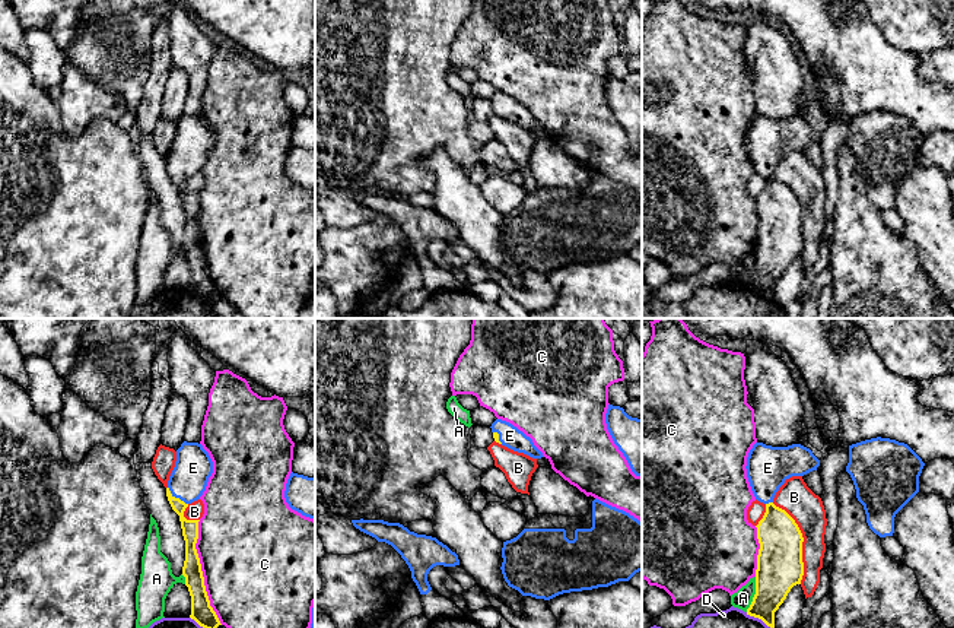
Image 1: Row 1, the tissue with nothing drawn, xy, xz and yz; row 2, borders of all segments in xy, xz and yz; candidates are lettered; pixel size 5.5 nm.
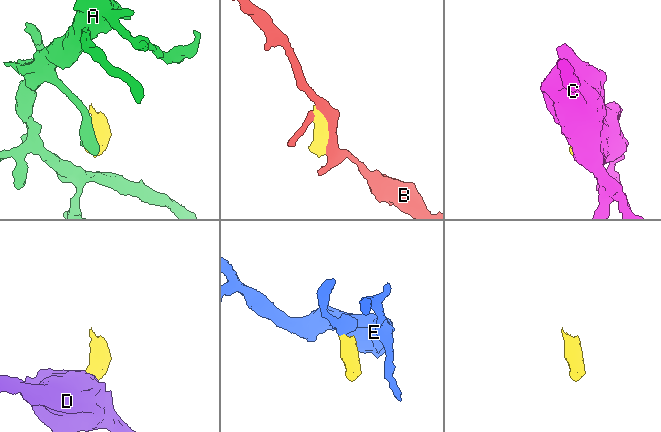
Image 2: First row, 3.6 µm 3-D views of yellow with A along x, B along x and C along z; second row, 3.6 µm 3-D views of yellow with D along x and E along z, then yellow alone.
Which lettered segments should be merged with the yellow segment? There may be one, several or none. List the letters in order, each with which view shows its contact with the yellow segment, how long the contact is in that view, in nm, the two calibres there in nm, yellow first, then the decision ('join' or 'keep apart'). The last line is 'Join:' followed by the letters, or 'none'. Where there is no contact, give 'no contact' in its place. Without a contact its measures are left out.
A: yz | 200 nm | 260/100 nm | keep apart
B: yz | 480 nm | 260/180 nm | keep apart
C: xy | 600 nm | 120/500 nm | keep apart
D: yz | 180 nm | 220/380 nm | keep apart
E: xy | 150 nm | 100/200 nm | join
Join: E

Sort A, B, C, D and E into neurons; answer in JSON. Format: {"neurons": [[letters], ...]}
{"neurons": [["A"], ["B"], ["C"], ["D"], ["E"]]}

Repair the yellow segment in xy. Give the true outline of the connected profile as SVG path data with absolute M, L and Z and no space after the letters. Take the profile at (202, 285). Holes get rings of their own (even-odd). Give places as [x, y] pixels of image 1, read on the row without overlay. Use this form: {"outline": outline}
{"outline": "M184 114L177 123L175 140L169 149L166 169L172 183L179 188L185 213L185 234L182 248L191 269L191 288L200 299L214 304L220 296L204 259L200 231L195 222L198 194L184 190L185 181L200 172L213 146L213 134L198 115Z"}

